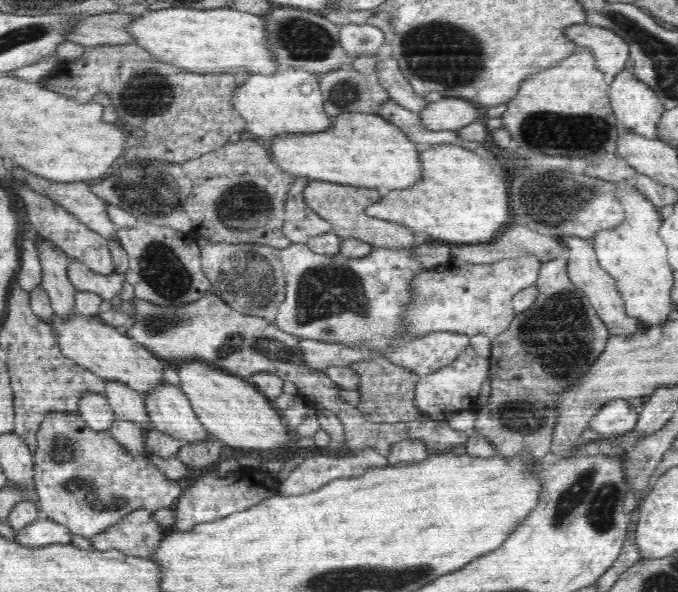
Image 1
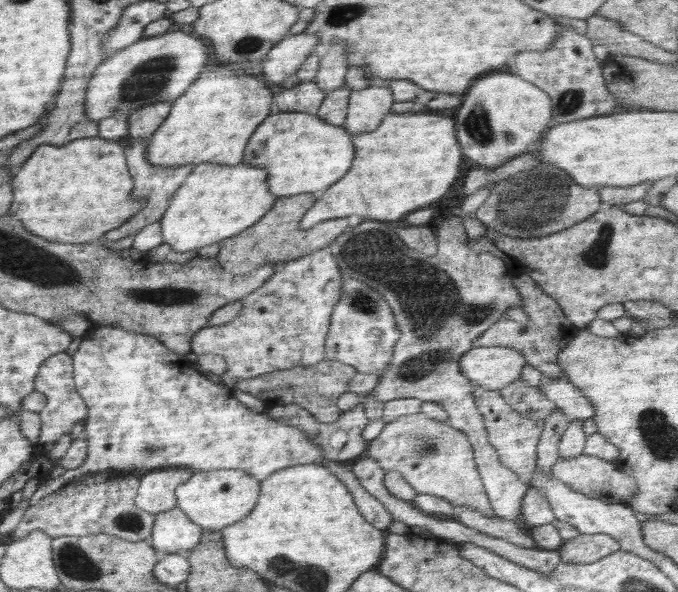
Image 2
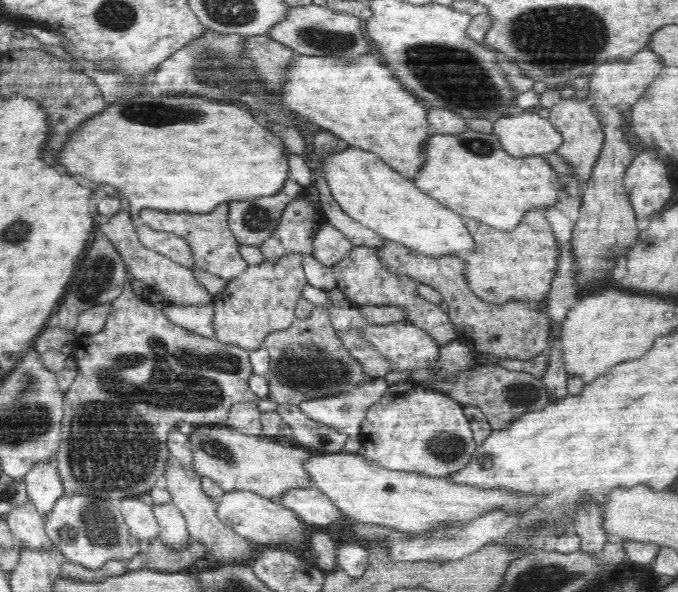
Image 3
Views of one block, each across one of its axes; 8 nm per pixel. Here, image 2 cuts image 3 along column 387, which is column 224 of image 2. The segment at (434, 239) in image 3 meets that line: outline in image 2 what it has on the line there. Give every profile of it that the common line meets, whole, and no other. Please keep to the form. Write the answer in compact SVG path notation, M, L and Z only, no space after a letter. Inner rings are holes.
M200 163L193 167L186 180L172 196L166 213L159 221L162 225L162 244L169 246L170 253L182 253L202 248L208 244L222 242L261 220L266 212L273 208L277 196L268 191L266 184L268 171L248 163L226 165L218 163Z

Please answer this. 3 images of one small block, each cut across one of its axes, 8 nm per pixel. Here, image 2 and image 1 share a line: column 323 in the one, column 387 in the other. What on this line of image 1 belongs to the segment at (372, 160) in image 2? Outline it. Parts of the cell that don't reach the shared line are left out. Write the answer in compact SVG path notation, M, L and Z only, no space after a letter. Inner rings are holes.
M441 145L438 147L430 148L426 151L420 151L420 163L422 163L422 178L414 184L414 186L410 186L410 188L404 188L404 190L385 190L383 191L382 198L378 200L378 202L374 202L374 204L370 204L370 208L366 210L368 216L372 218L376 218L382 221L392 222L398 225L402 225L411 229L415 234L422 236L424 233L427 233L431 236L431 238L436 241L439 240L444 244L451 245L466 245L466 244L487 244L492 243L508 226L512 223L511 219L511 210L509 207L509 198L508 198L508 182L505 174L501 172L494 164L494 162L488 158L485 154L480 151L470 151L469 149L462 149L457 145Z

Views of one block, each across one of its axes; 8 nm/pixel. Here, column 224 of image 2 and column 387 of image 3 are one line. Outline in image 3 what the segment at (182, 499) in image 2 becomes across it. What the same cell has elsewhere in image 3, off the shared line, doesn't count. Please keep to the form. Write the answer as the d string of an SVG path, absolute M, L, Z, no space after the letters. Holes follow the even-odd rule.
M358 453L310 455L303 462L315 487L356 523L376 524L407 533L433 531L438 525L461 525L474 516L494 508L512 512L527 511L541 498L518 498L506 490L480 490L475 486L454 484L446 477L426 476L414 472L382 468Z

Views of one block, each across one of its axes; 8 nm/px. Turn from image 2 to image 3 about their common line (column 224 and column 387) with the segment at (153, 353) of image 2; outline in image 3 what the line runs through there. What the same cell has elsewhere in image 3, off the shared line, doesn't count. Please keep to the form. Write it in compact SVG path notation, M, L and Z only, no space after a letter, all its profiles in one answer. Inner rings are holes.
M411 381L388 386L384 396L368 408L366 418L361 424L359 438L366 460L388 470L434 477L445 477L464 468L478 445L473 439L469 420L464 416L463 405L444 392L429 386L417 386Z

